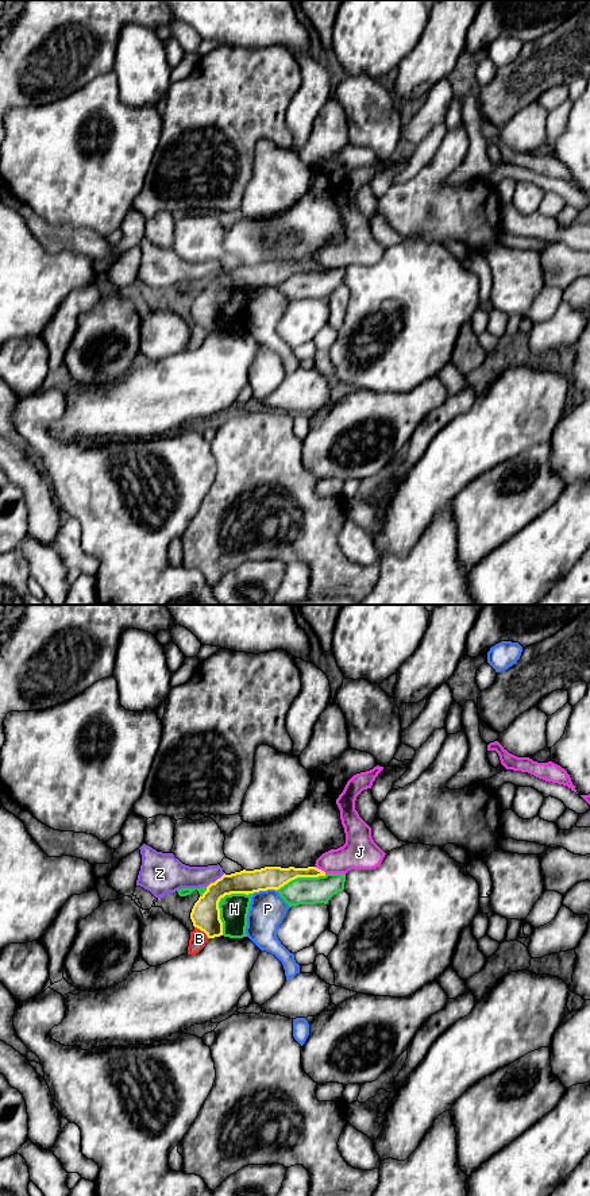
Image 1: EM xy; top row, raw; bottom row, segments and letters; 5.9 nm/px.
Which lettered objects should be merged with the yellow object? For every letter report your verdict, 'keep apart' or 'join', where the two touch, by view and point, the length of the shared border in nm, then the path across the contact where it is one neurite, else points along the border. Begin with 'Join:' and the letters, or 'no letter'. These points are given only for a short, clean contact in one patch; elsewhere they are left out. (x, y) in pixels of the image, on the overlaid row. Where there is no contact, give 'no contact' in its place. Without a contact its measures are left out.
Join: no letter
B: keep apart | xy (203, 930) | 120 nm | along xy (195, 926), (208, 938)
H: keep apart | xy (219, 901) | 320 nm
J: keep apart | xy (320, 870) | 80 nm
P: keep apart | xy (263, 890) | 140 nm
Z: keep apart | xy (220, 878) | 80 nm

